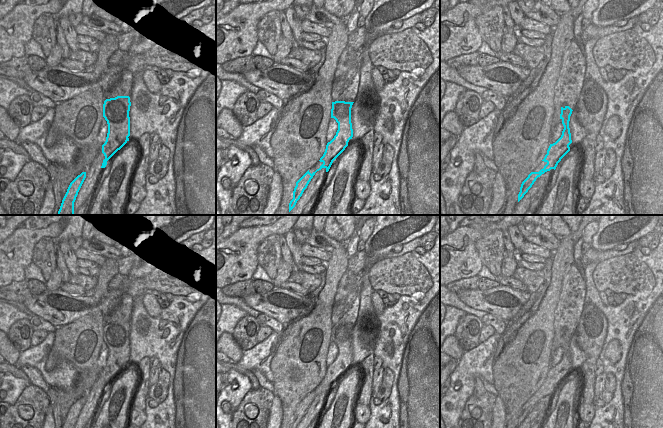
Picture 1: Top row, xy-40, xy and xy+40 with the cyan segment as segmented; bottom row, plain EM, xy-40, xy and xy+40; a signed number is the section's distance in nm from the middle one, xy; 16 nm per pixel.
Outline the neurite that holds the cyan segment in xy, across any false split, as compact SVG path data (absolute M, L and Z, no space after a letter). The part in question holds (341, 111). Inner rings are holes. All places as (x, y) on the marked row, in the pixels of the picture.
M335 101L332 102L331 118L334 118L338 123L338 130L334 138L327 143L325 152L320 158L323 164L312 174L309 170L296 182L293 191L293 199L289 203L289 212L295 207L297 201L302 196L309 182L315 173L322 168L329 171L333 161L345 150L348 142L353 137L353 129L351 123L351 108L354 102Z

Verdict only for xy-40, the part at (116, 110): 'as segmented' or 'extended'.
as segmented

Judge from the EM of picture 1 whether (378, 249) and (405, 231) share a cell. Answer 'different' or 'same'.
same

